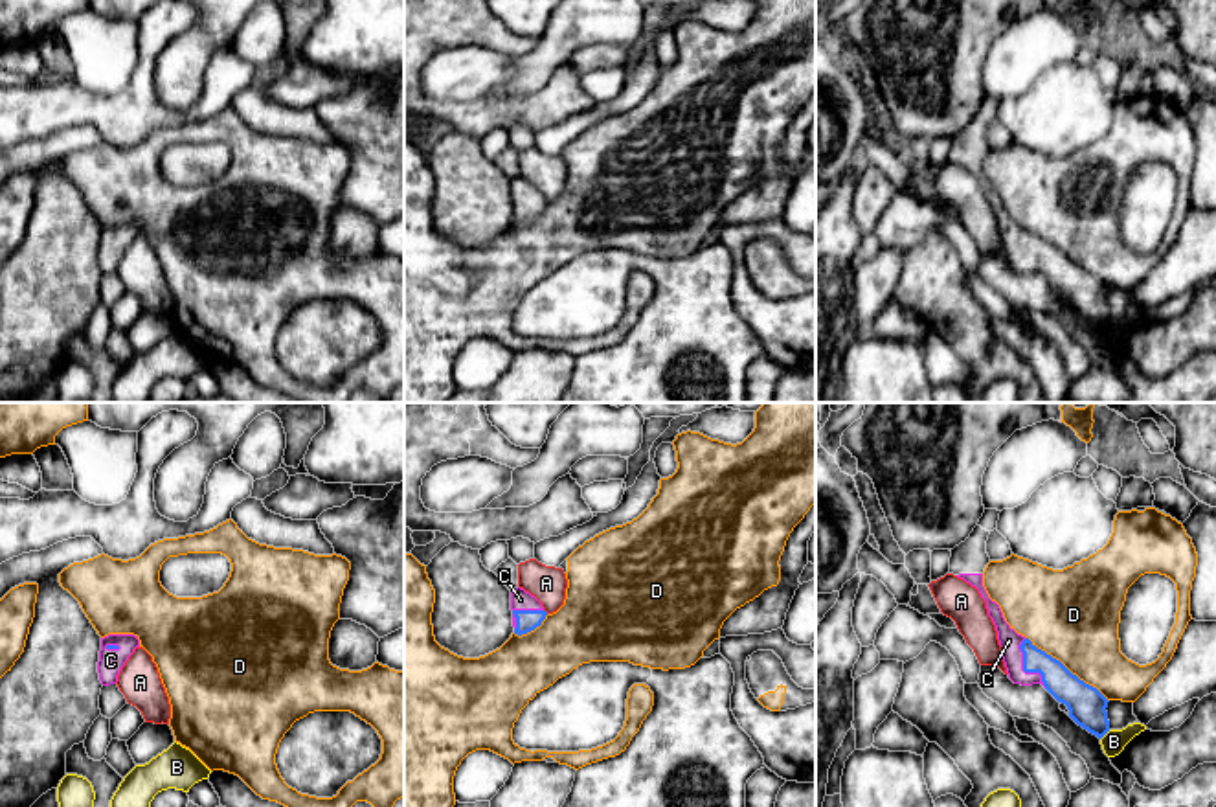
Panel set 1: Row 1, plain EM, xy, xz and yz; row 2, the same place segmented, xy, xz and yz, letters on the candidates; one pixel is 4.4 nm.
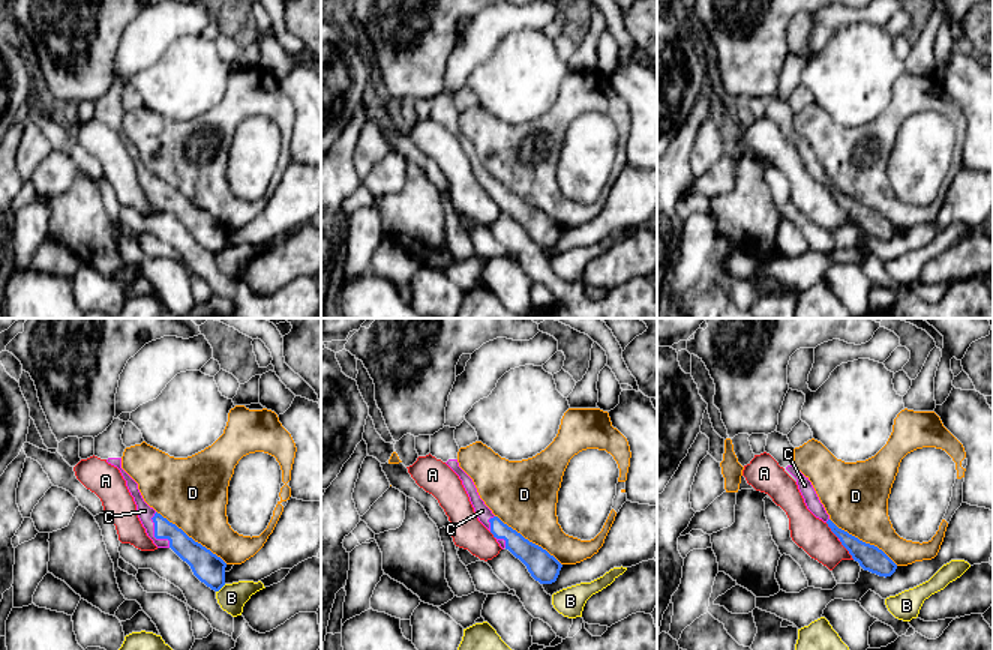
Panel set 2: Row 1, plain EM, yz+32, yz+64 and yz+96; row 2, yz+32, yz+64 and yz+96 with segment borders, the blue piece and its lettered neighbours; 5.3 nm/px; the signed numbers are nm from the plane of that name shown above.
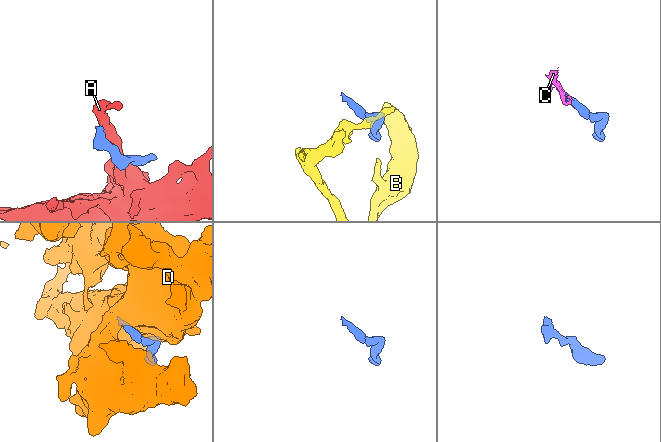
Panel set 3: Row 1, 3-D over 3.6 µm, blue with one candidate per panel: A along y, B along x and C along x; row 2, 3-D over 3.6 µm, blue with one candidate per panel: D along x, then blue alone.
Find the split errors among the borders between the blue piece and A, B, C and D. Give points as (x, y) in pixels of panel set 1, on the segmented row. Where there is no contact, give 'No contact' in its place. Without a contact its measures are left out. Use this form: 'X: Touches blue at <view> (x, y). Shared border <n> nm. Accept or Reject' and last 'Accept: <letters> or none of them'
A: No contact. Reject
B: Touches blue at yz (1104, 734). Shared border 60 nm. Reject
C: Touches blue at yz (1024, 668). Shared border 240 nm. Accept
D: Touches blue at yz (1066, 668). Shared border 460 nm. Reject
Accept: C

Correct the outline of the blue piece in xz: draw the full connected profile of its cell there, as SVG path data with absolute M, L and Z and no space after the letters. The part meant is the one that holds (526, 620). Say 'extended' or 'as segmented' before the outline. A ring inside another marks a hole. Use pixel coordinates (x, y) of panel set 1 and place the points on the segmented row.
extended; M520 586L511 592L511 610L514 634L518 636L540 627L547 616L542 603Z

